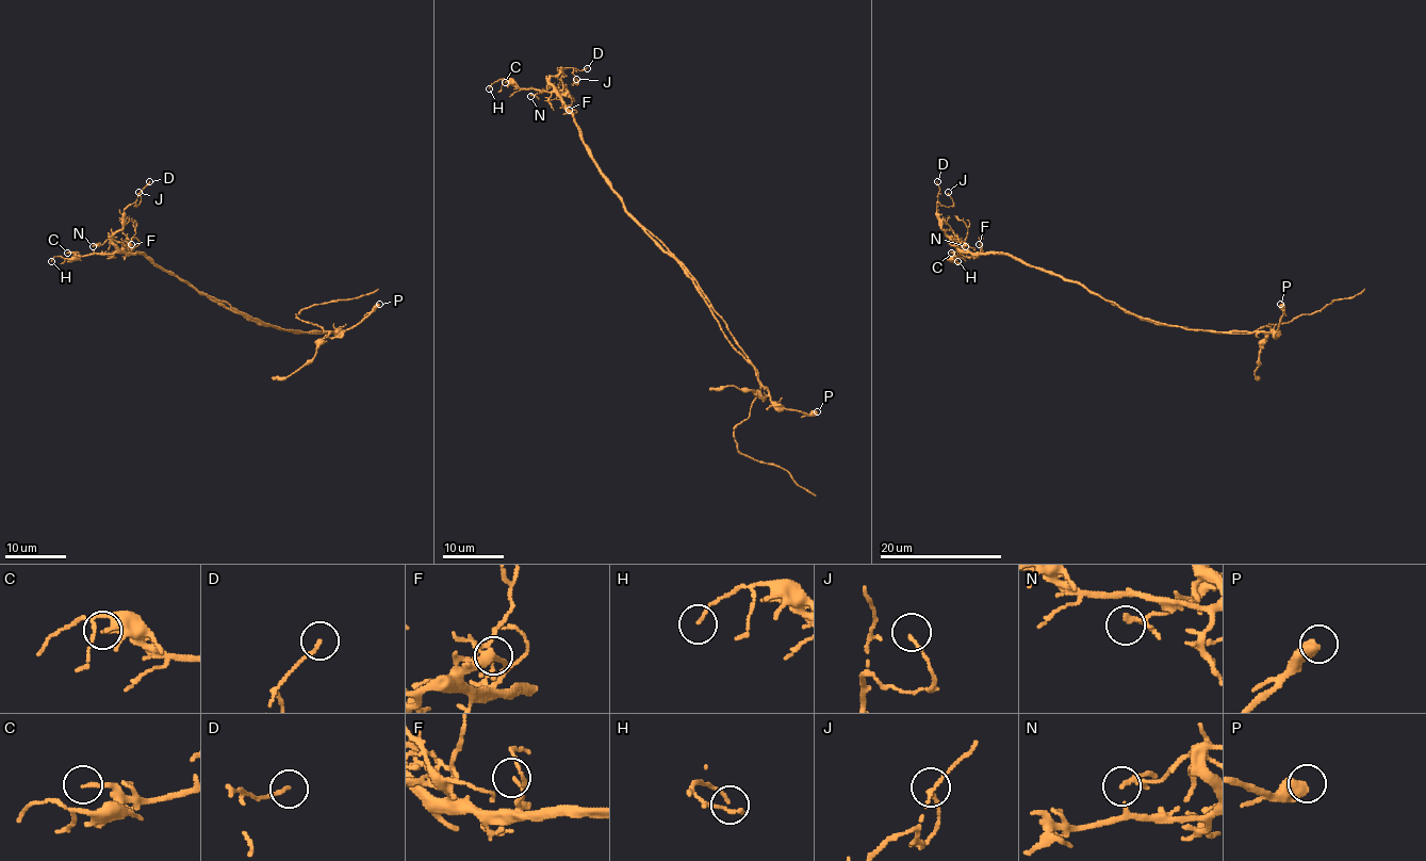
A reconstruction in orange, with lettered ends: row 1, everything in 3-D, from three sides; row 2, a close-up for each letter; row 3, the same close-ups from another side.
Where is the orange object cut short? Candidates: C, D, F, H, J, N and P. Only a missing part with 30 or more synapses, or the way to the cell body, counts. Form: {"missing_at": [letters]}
{"missing_at": []}

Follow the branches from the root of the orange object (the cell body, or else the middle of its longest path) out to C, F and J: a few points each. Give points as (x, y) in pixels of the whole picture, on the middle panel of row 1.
C: (681, 267), (627, 211), (622, 197), (601, 171), (584, 142), (573, 113), (551, 92), (515, 88), (505, 82)
F: (681, 267), (627, 211), (622, 197), (591, 156), (569, 110)
J: (681, 267), (627, 211), (584, 142), (559, 83), (561, 68), (572, 68), (576, 79)

